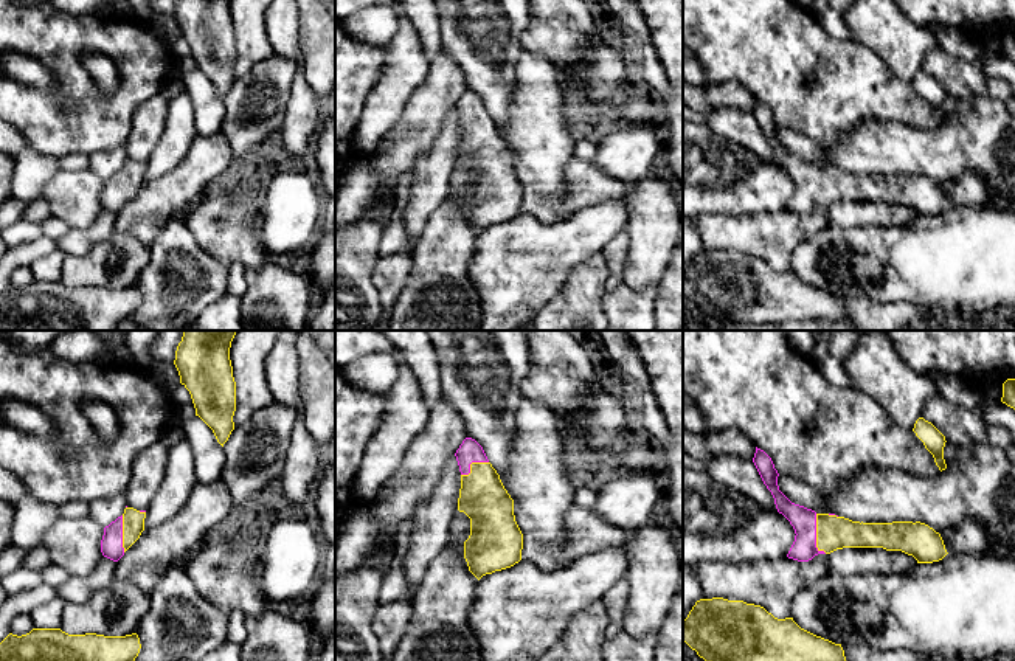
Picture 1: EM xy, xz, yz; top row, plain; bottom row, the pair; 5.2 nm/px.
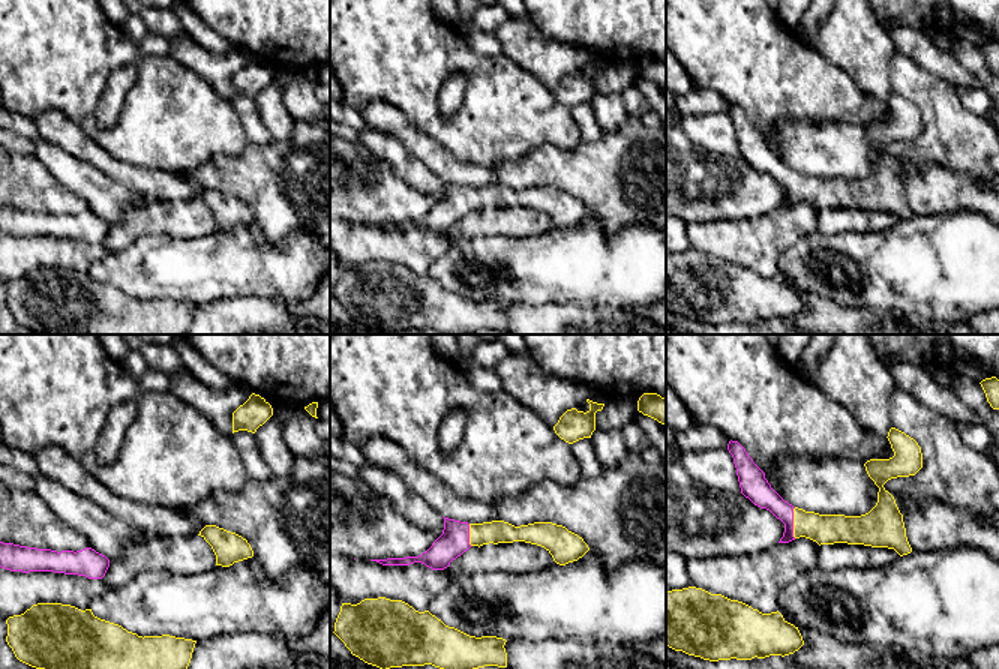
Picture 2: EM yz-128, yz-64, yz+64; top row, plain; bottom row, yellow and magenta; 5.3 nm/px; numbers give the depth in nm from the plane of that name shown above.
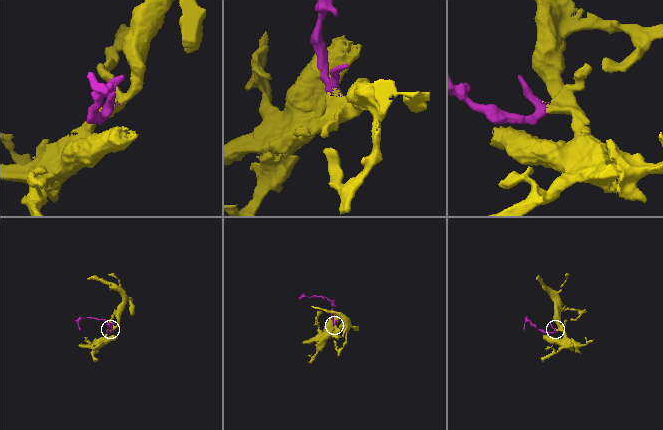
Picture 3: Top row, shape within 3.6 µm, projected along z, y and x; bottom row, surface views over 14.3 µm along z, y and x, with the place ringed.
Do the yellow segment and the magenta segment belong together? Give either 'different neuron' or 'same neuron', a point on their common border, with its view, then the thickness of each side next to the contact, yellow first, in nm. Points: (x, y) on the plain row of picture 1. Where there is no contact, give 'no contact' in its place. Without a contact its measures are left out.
same neuron; contact yz (817, 188); calibres 180 and 130 nm

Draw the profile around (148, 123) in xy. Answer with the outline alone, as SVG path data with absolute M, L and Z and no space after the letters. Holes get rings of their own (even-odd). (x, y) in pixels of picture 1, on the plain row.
M157 96L143 102L130 121L130 133L124 143L127 160L146 163L160 143L168 118L168 96Z

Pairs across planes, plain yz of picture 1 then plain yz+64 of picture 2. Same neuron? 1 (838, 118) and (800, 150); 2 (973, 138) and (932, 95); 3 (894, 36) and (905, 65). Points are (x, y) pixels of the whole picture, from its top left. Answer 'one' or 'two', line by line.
1: two
2: one
3: two

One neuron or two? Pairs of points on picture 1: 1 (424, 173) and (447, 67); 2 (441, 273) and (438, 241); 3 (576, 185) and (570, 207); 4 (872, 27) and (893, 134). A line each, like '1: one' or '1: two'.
1: two
2: one
3: one
4: two

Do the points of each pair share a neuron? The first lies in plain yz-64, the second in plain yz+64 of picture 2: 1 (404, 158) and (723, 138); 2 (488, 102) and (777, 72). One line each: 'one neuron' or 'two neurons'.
1: one neuron
2: one neuron

